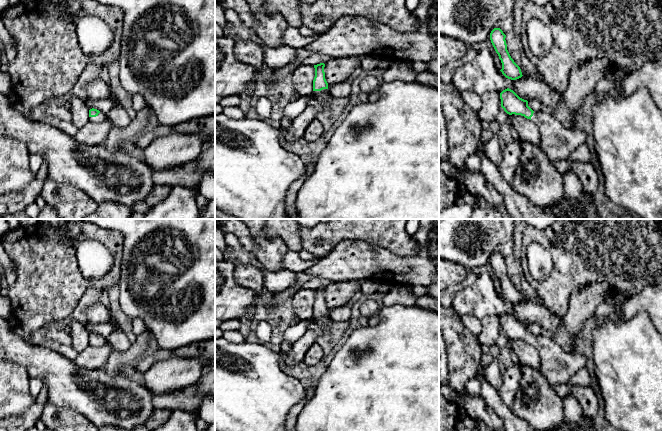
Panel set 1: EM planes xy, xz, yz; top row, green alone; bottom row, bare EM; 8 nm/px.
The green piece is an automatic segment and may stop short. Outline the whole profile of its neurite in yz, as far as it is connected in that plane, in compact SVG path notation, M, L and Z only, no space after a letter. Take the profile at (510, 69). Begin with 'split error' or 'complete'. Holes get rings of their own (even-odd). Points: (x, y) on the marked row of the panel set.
complete; M494 28L490 33L491 43L502 63L502 69L500 71L506 78L516 80L523 75L520 67L514 62L507 50L505 38L506 35L500 28Z

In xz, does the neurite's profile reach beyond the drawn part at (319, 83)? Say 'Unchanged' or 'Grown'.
Grown

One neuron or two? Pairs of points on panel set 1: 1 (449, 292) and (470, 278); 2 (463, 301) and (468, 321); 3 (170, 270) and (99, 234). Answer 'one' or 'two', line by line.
1: one
2: two
3: two

